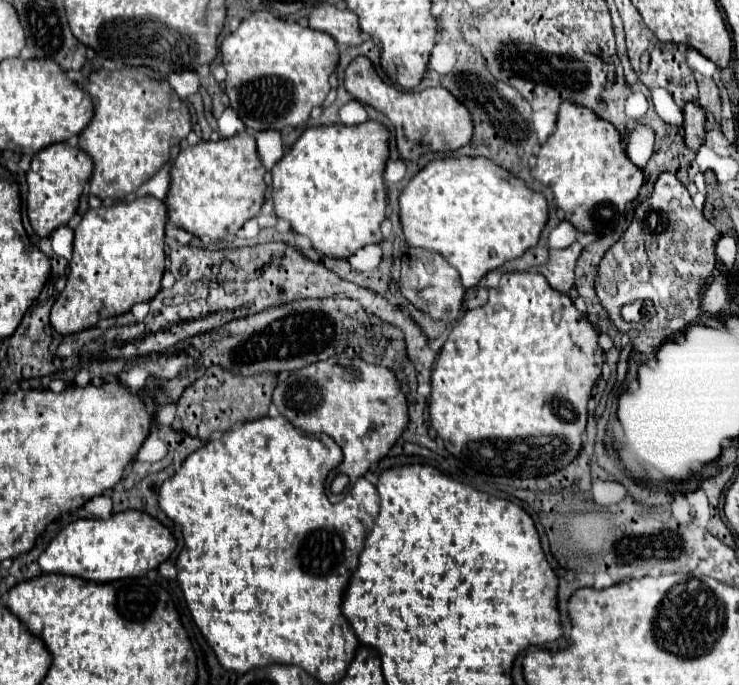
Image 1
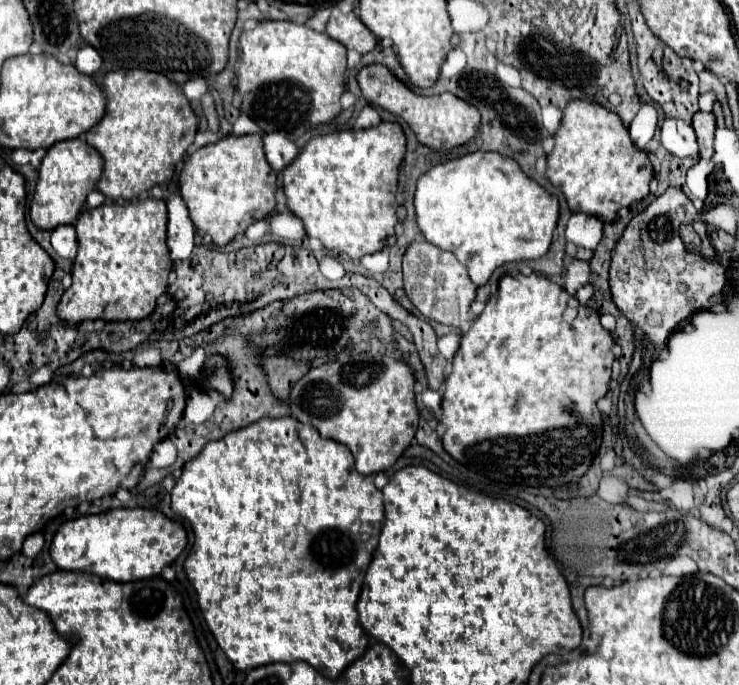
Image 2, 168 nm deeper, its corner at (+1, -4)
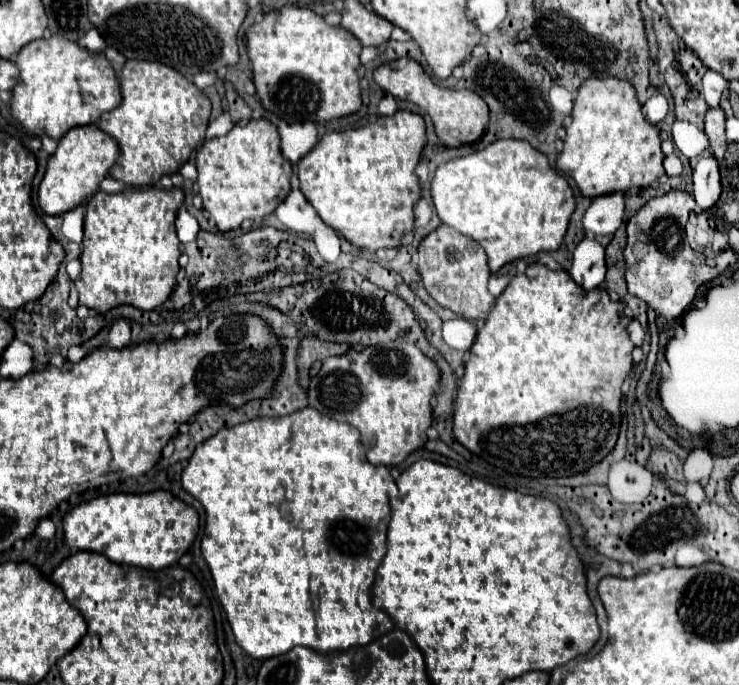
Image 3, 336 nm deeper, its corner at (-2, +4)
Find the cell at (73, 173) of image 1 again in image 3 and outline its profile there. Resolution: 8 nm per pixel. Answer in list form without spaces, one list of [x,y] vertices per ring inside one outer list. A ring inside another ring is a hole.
[[[97,125],[73,127],[67,131],[47,161],[43,181],[39,185],[39,207],[47,215],[63,215],[83,203],[85,197],[97,193],[99,183],[107,177],[111,165],[119,155],[117,143],[97,129]]]

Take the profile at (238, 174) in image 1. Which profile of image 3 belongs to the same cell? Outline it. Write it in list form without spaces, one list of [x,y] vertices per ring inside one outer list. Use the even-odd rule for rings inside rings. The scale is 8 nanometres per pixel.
[[[251,119],[245,125],[237,123],[227,135],[207,139],[197,149],[195,165],[203,209],[221,233],[241,227],[247,219],[271,215],[291,189],[291,163],[279,155],[279,133],[267,119]]]

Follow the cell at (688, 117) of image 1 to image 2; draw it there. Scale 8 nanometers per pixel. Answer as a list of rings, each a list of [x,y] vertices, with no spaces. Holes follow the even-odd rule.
[[[698,111],[692,119],[692,127],[698,135],[700,145],[700,157],[710,161],[714,155],[714,129],[716,129],[716,117],[714,113],[702,113]]]

